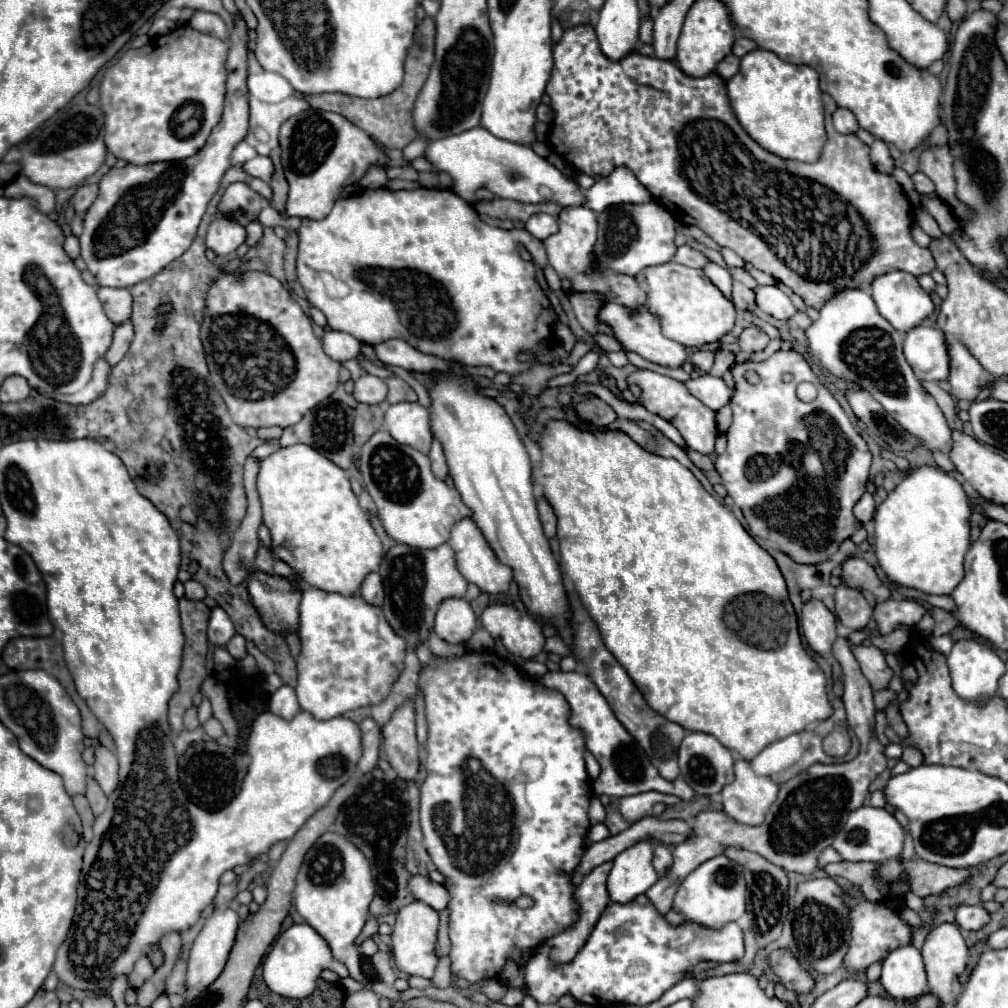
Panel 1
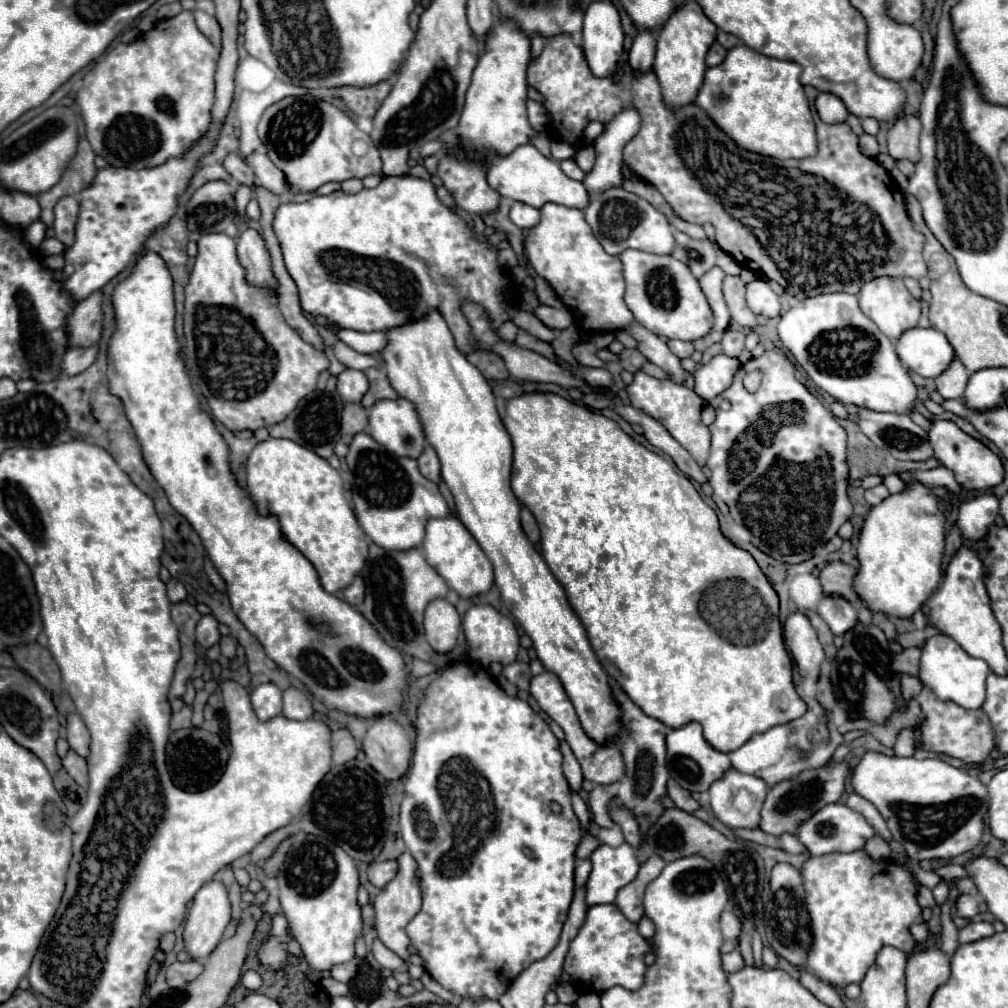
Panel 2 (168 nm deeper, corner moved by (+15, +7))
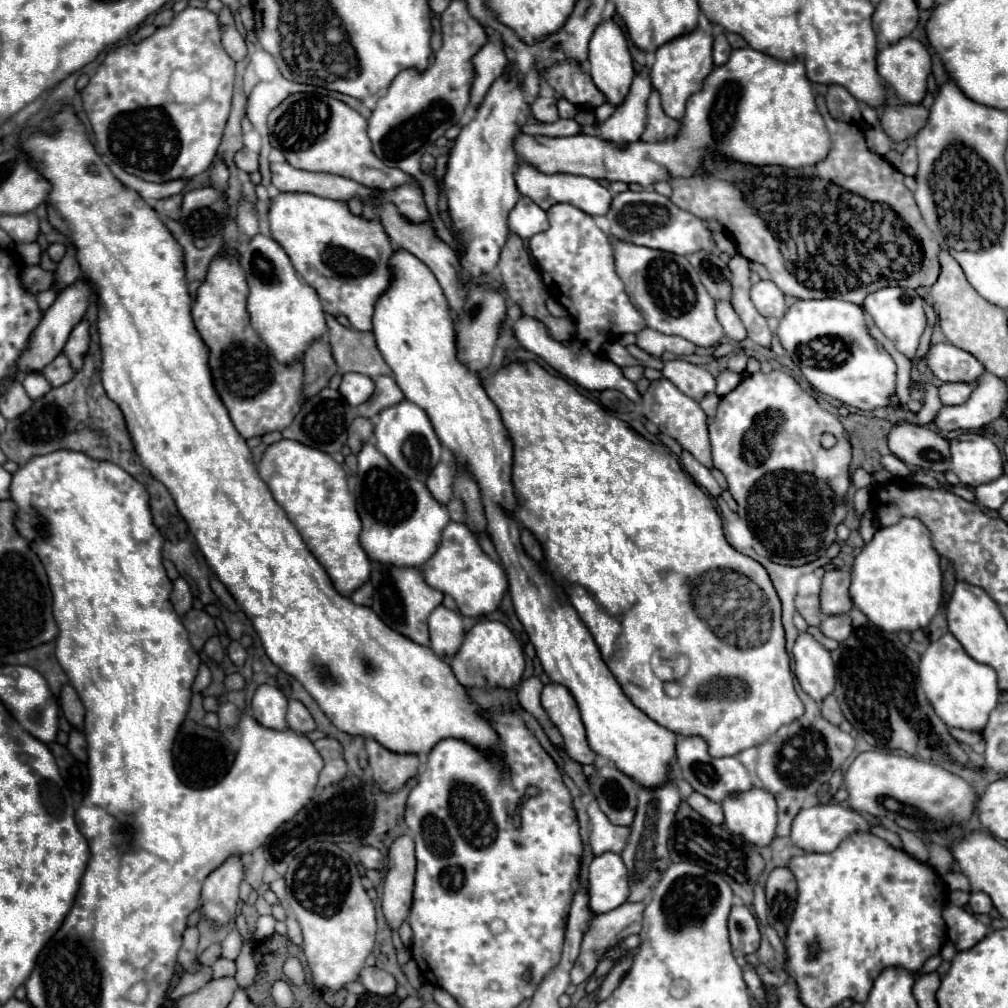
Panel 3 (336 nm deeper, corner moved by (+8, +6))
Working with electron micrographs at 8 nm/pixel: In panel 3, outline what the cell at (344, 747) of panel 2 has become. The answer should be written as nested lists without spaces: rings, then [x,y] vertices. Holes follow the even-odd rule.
[[[324,737],[316,741],[316,749],[324,759],[324,771],[320,773],[318,785],[326,787],[328,783],[336,783],[336,779],[342,779],[346,775],[346,759],[340,741],[334,737]]]

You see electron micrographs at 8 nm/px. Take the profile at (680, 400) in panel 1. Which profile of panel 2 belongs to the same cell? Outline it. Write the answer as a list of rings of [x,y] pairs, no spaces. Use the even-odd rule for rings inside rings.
[[[635,372],[633,384],[627,386],[627,394],[637,410],[659,420],[667,428],[667,432],[697,460],[697,464],[705,466],[709,448],[709,428],[701,422],[701,408],[703,408],[701,398],[691,388],[675,384],[671,380],[657,380],[645,372]]]

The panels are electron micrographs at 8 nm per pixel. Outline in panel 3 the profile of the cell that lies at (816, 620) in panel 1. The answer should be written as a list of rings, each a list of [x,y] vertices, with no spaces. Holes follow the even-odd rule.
[[[808,631],[798,635],[792,655],[794,673],[802,691],[806,691],[816,701],[822,701],[834,691],[836,667],[830,657],[830,651],[822,647]]]

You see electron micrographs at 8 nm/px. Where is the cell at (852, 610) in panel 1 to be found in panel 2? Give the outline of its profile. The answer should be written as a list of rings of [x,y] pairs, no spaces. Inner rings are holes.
[[[823,596],[817,612],[829,624],[835,636],[843,636],[857,624],[857,612],[845,598],[839,596]]]

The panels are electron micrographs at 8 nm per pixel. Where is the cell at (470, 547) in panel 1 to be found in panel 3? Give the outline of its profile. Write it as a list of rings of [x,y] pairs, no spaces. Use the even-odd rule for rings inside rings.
[[[448,523],[444,527],[442,541],[440,541],[436,553],[424,563],[422,573],[430,587],[436,587],[442,593],[454,597],[460,613],[468,615],[468,617],[488,615],[494,609],[498,609],[498,605],[506,593],[506,587],[508,587],[502,565],[492,561],[482,551],[478,539],[462,523]]]

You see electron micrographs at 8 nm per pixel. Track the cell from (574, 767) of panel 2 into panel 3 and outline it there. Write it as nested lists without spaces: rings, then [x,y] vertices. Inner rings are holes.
[[[532,675],[530,679],[526,679],[526,681],[522,681],[518,685],[518,703],[528,713],[532,713],[536,717],[536,721],[542,725],[544,733],[548,735],[550,743],[556,745],[556,747],[560,747],[560,749],[564,749],[564,739],[562,739],[560,731],[556,731],[554,723],[548,719],[548,715],[546,715],[546,711],[544,711],[544,707],[540,703],[540,691],[542,691],[542,681]]]

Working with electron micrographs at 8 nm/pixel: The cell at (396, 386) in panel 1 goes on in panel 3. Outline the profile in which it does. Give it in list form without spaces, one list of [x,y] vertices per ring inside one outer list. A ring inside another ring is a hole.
[[[382,375],[382,377],[376,377],[374,383],[376,383],[374,395],[366,403],[362,403],[358,407],[360,417],[374,417],[384,407],[392,407],[392,405],[396,405],[396,403],[400,403],[404,399],[404,393],[400,391],[400,387],[396,385],[396,381],[392,377]]]

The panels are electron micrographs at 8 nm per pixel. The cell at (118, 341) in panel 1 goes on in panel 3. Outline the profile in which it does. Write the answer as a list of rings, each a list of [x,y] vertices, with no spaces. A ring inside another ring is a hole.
[[[60,353],[50,365],[44,367],[44,377],[52,383],[52,387],[60,387],[64,383],[68,383],[74,375],[76,375],[76,369],[72,367],[72,363],[68,361],[68,357],[64,353]]]

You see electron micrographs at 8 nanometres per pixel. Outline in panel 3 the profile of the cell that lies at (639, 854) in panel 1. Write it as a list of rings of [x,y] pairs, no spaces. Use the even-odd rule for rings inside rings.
[[[602,853],[594,857],[590,865],[590,909],[600,915],[608,913],[622,903],[626,903],[630,895],[630,877],[628,867],[624,867],[624,861],[618,853]]]

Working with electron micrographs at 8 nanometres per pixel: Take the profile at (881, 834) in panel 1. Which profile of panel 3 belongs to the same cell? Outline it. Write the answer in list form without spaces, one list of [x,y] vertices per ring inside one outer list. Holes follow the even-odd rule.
[[[828,803],[828,805],[820,805],[820,807],[816,805],[816,807],[802,809],[800,815],[796,815],[796,819],[792,823],[790,839],[794,841],[794,845],[804,849],[806,853],[832,853],[846,837],[850,837],[854,833],[866,833],[870,829],[872,829],[872,825],[862,813],[856,813],[838,803]]]

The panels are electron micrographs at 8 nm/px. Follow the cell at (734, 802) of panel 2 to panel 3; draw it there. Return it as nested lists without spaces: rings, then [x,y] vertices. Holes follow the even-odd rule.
[[[752,787],[750,791],[730,793],[722,801],[724,825],[746,841],[762,847],[774,839],[776,799],[770,791]]]

